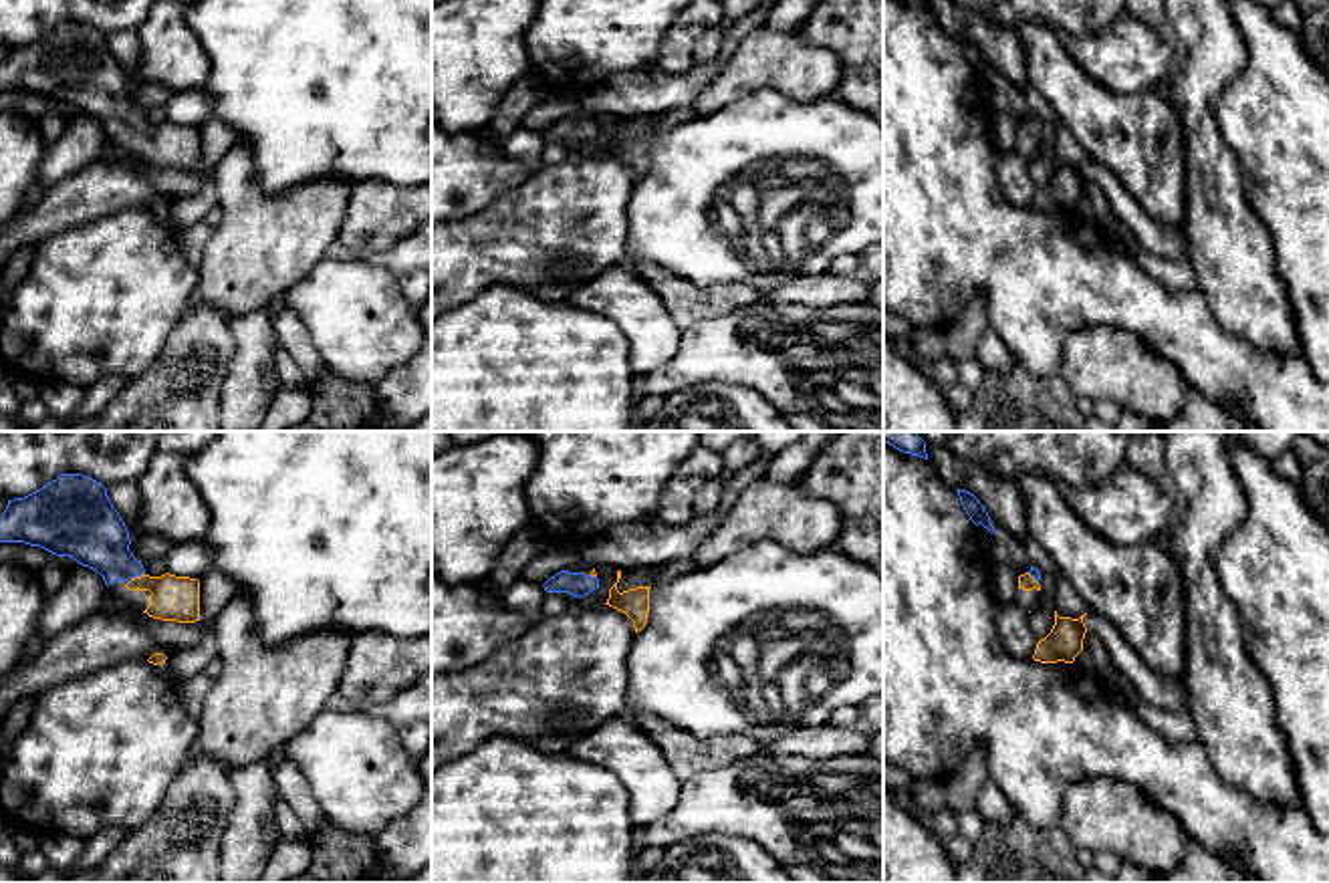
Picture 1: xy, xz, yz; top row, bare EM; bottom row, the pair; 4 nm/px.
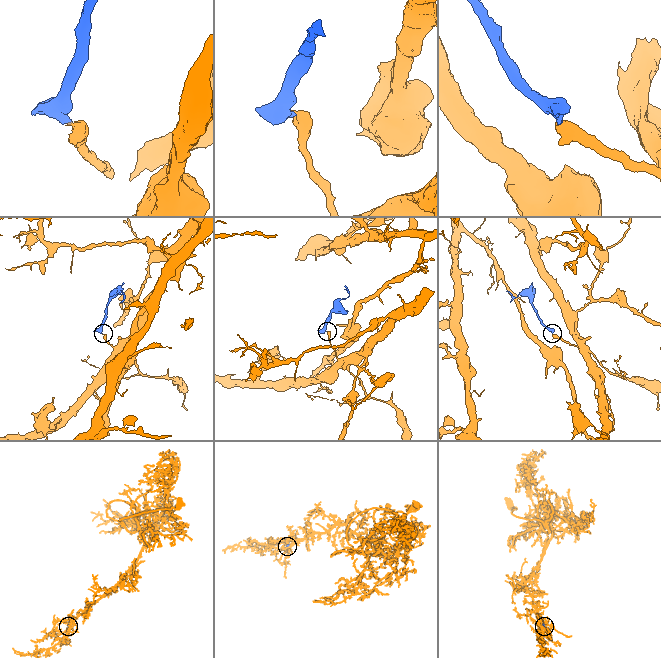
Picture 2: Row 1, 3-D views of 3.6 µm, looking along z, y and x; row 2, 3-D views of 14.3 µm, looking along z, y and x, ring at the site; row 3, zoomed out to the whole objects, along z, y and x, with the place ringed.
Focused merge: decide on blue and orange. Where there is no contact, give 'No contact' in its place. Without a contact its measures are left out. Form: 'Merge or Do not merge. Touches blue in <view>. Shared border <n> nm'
Merge. Touches blue in xy. Shared border 60 nm

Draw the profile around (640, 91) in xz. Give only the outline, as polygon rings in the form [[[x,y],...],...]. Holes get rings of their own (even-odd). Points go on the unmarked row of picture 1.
[[[726,52],[706,65],[694,65],[686,73],[663,73],[655,67],[613,73],[579,93],[581,109],[591,115],[609,113],[627,119],[688,107],[696,103],[724,62]]]

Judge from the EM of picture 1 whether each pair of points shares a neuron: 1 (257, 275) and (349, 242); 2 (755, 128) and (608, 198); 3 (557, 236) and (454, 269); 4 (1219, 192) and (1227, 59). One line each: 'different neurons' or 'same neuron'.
1: different neurons
2: different neurons
3: same neuron
4: same neuron

